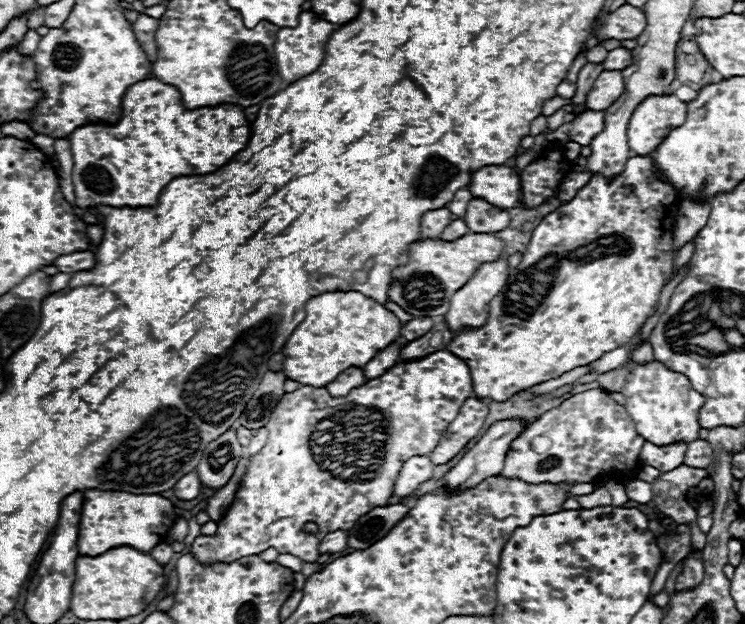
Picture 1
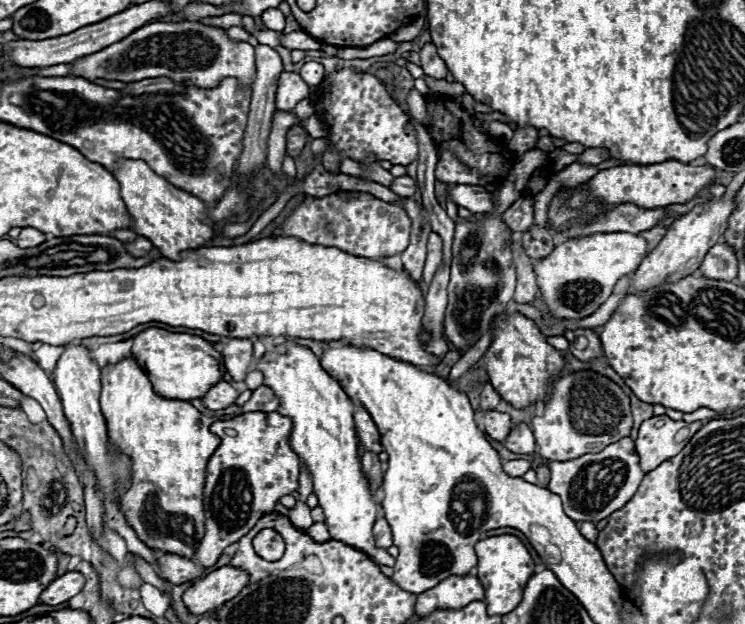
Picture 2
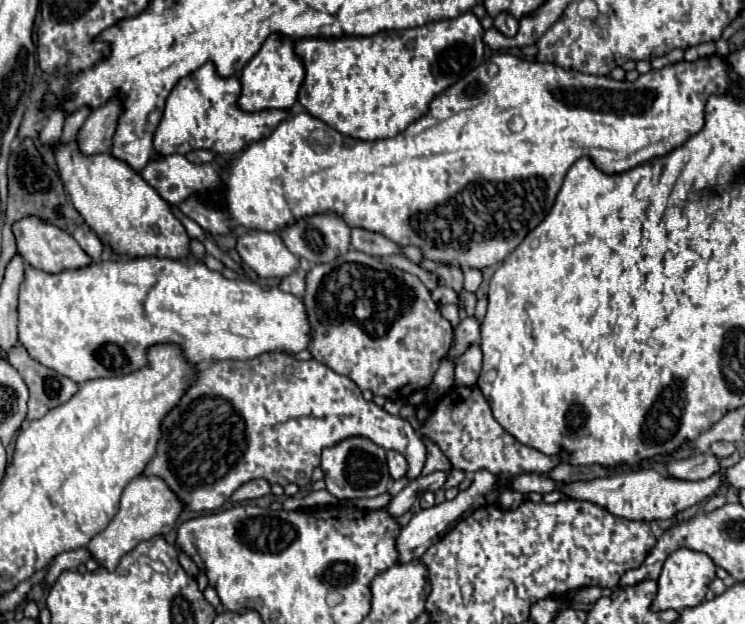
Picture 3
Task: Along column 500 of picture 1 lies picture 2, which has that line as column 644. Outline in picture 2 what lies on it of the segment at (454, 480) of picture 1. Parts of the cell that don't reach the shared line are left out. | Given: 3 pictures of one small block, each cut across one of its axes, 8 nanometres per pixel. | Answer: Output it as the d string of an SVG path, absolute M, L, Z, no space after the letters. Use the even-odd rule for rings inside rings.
M652 416L642 422L638 438L636 438L636 452L640 456L640 466L648 472L660 466L660 462L676 456L702 428L702 422L684 422L684 420L670 420L668 416ZM688 428L688 438L676 442L676 436Z

